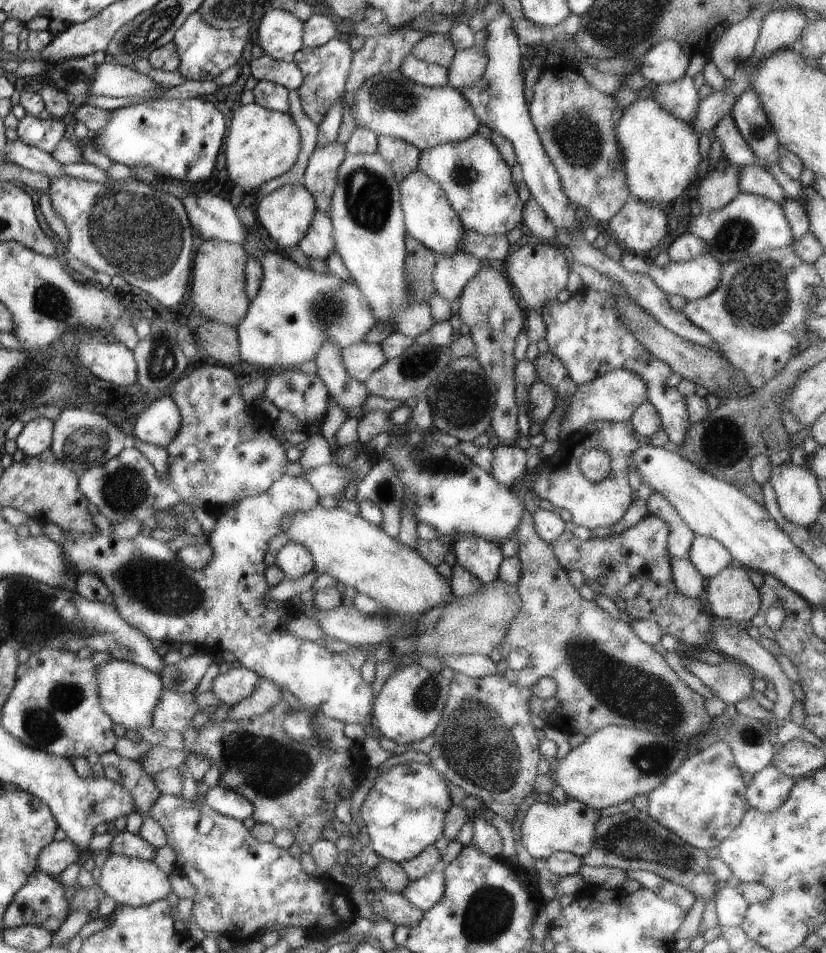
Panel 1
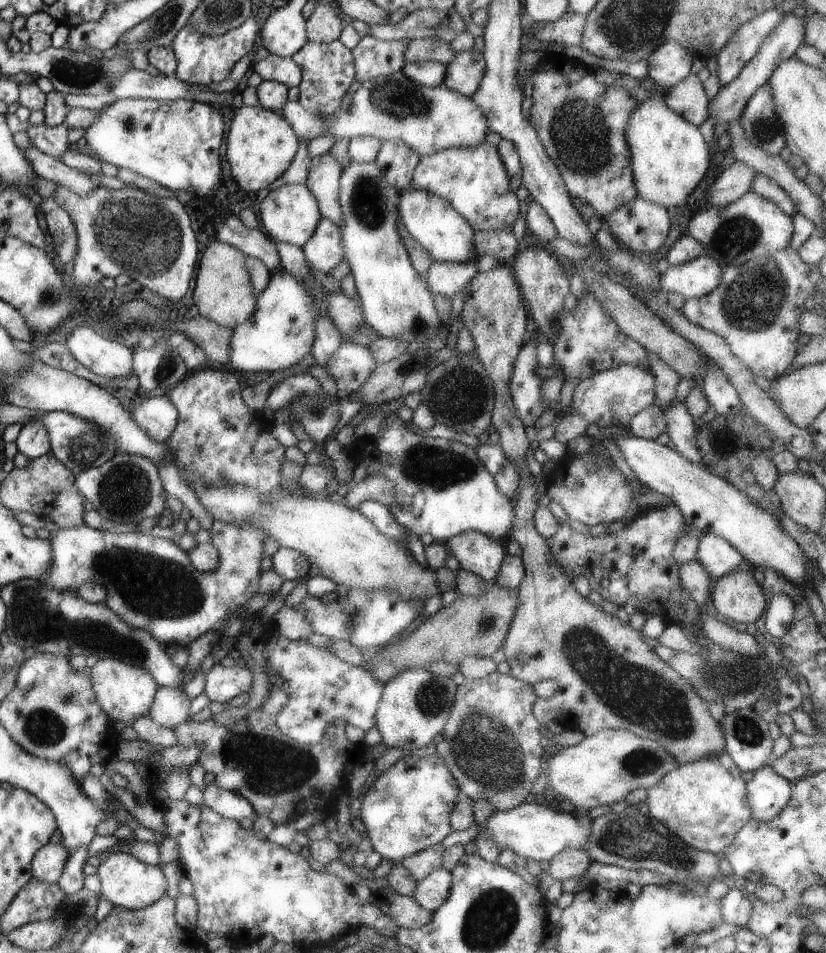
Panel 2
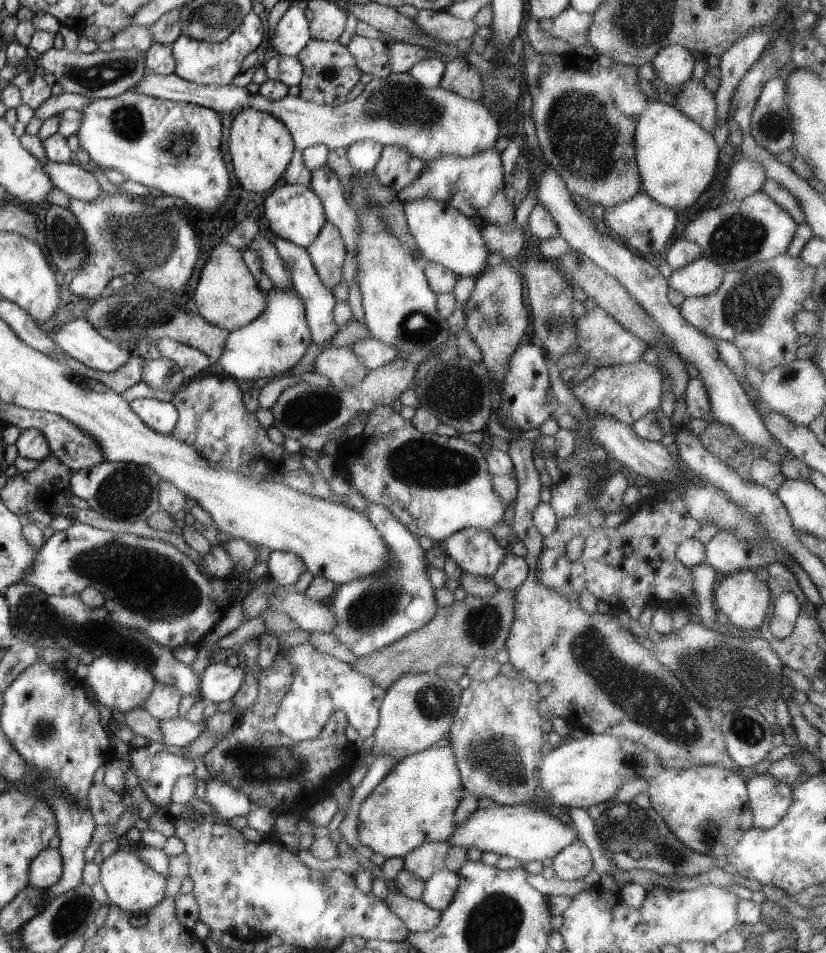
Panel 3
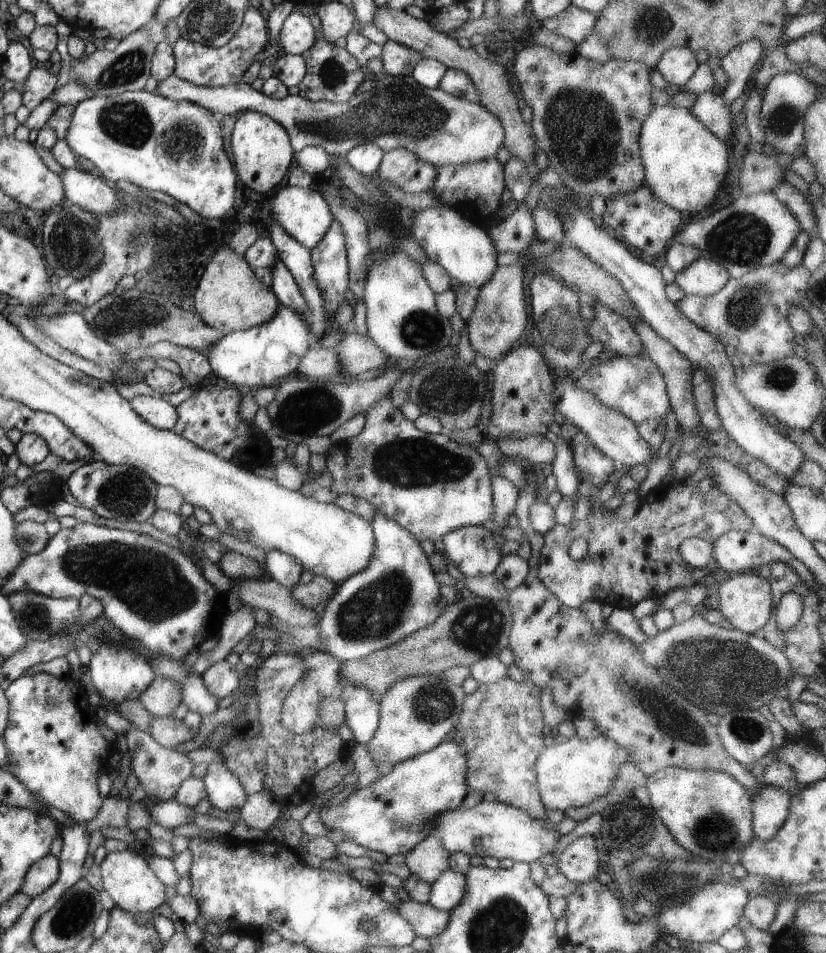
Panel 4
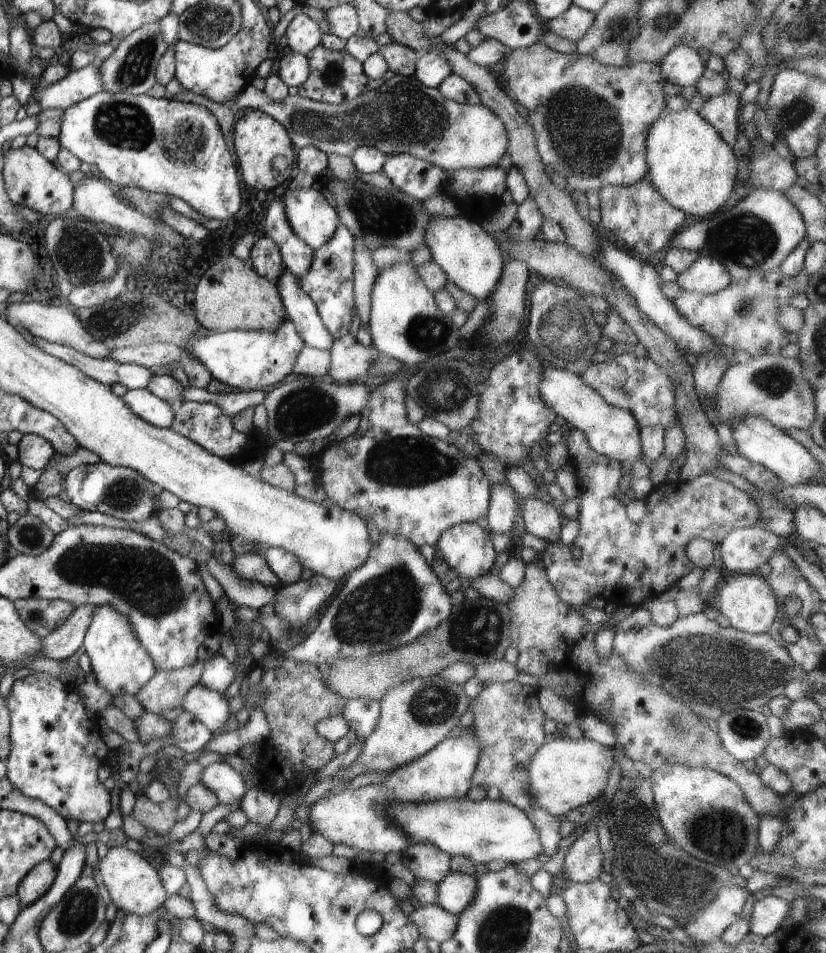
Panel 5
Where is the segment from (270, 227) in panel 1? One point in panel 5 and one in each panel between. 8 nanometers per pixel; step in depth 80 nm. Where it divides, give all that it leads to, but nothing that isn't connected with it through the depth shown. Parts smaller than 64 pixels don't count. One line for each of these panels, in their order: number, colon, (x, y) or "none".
2: (290, 214)
3: (294, 212)
4: (301, 211)
5: (311, 214)

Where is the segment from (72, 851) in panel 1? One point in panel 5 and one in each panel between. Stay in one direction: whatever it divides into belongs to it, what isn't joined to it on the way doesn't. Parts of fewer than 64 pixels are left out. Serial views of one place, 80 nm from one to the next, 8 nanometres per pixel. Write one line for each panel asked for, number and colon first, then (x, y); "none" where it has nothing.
2: (48, 865)
3: (47, 868)
4: (43, 873)
5: (38, 882)

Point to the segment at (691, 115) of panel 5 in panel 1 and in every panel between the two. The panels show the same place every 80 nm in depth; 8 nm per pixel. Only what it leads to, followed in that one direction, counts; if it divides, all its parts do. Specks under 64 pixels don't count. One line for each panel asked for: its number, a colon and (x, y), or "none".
1: (661, 152)
2: (670, 157)
3: (678, 160)
4: (683, 161)

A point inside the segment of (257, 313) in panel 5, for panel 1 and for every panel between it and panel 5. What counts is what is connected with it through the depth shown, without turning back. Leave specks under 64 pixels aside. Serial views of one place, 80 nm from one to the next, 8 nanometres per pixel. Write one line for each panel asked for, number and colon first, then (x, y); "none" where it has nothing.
1: (218, 290)
2: (224, 294)
3: (227, 296)
4: (229, 297)

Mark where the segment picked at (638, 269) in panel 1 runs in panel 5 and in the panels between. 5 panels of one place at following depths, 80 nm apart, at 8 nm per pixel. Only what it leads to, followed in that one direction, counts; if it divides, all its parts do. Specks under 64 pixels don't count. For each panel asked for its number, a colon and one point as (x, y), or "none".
2: (694, 279)
3: (700, 278)
4: (704, 277)
5: (706, 275)

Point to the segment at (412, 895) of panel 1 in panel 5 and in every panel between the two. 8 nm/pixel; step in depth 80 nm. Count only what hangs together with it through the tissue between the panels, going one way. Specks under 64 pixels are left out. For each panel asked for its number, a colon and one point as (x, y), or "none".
2: (431, 893)
3: (439, 891)
4: (447, 890)
5: (457, 890)

